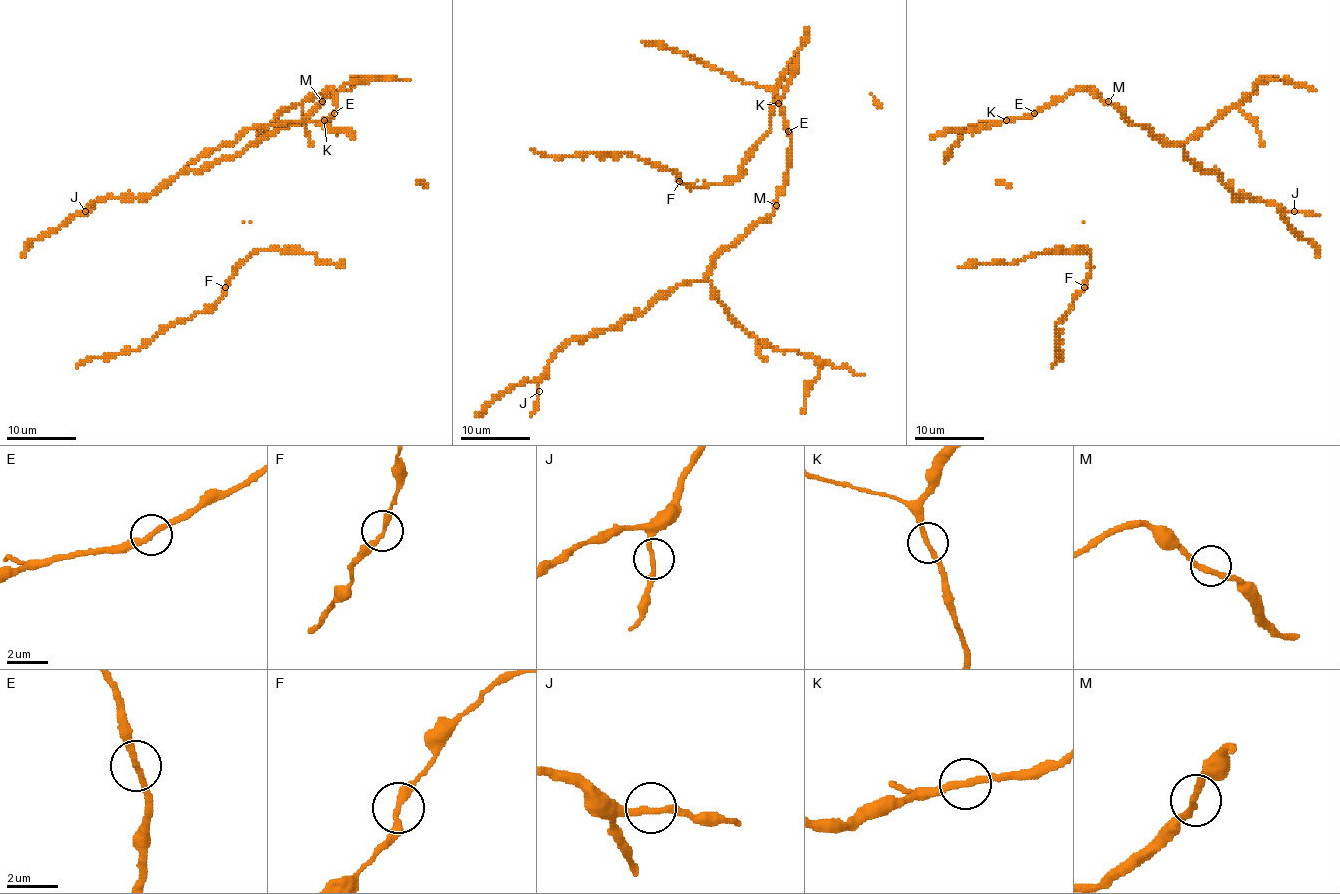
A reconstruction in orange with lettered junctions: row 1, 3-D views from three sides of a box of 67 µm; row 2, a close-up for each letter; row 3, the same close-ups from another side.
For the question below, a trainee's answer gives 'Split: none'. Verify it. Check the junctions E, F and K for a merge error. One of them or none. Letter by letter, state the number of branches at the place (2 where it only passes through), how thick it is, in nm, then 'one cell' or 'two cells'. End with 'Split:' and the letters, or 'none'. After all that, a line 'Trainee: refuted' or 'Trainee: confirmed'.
E: branches 2; calibre 240 nm; one cell
F: branches 2; calibre 260 nm; one cell
K: branches 2; calibre 240 nm; one cell
Split: none
Trainee: confirmed

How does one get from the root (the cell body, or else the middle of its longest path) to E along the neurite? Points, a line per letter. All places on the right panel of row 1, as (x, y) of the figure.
E: (999, 122), (1034, 114)

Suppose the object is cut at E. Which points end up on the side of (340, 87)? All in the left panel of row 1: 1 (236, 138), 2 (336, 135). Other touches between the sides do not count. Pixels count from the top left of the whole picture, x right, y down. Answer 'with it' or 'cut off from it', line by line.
1: cut off from it
2: cut off from it

